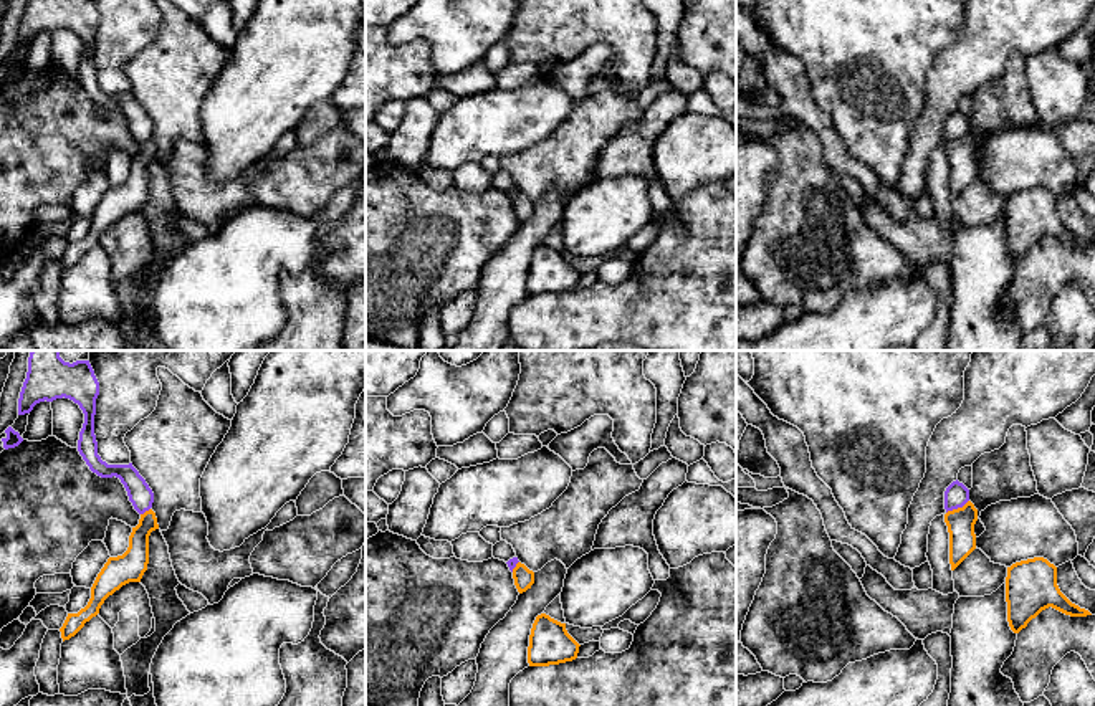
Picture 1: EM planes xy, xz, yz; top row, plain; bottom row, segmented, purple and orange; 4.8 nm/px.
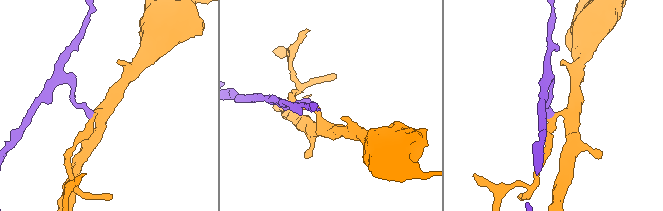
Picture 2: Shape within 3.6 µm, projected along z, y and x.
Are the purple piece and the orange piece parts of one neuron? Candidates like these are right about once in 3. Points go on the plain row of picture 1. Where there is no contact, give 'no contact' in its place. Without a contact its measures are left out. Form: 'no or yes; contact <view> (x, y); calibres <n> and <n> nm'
no; contact yz (956, 138); calibres 120 and 130 nm

